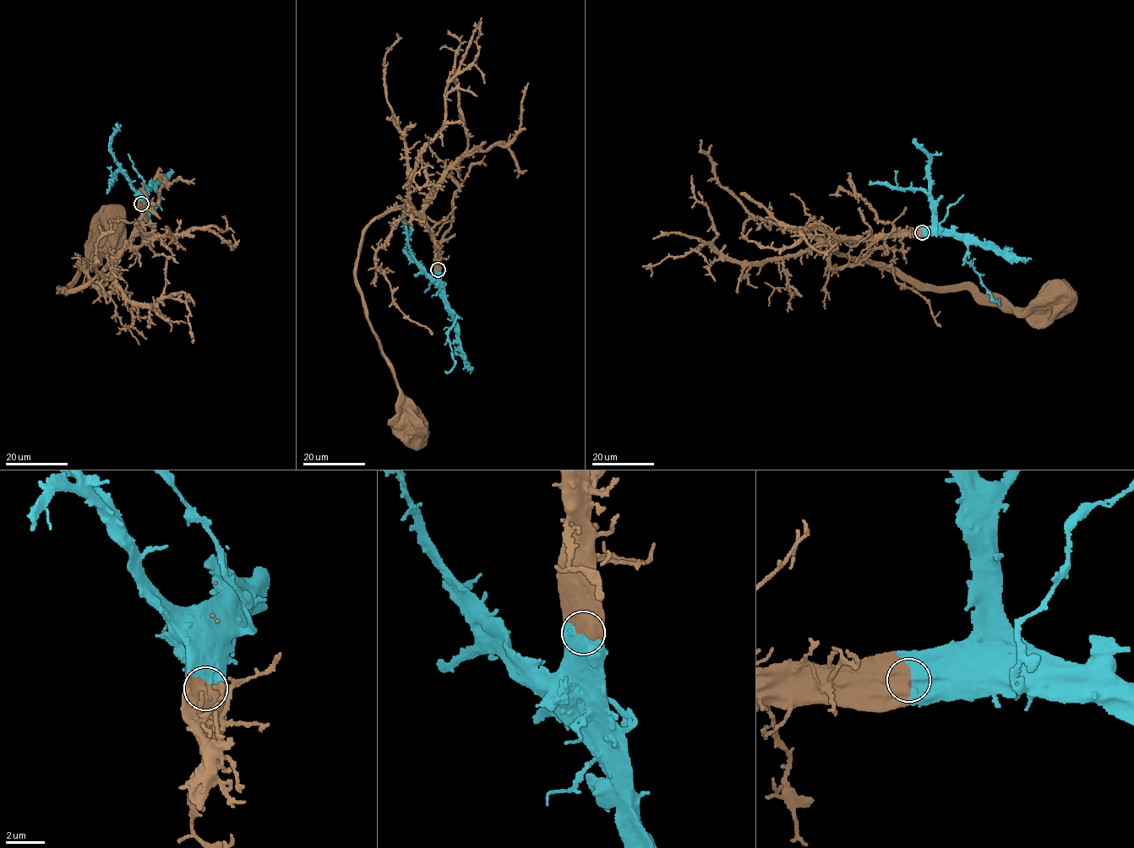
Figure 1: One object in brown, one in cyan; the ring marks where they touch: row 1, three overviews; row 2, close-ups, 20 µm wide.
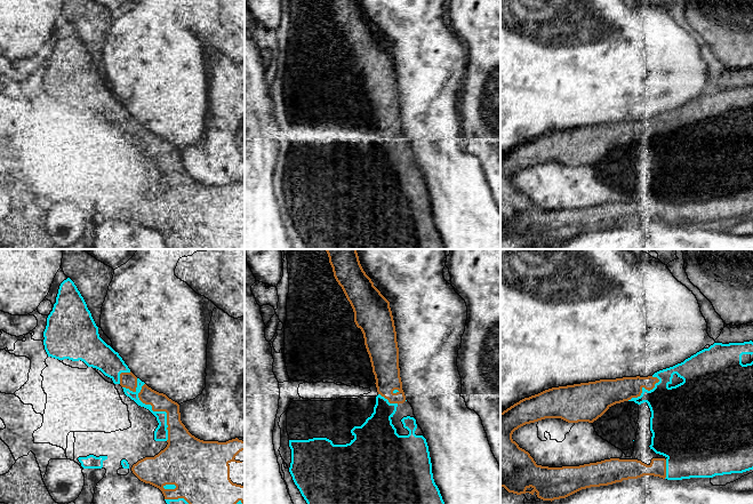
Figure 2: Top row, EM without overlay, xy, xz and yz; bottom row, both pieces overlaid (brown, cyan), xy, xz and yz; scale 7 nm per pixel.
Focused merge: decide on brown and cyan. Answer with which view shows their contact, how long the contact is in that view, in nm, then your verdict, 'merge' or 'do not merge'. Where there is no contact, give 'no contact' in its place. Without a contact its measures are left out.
xy | 440 nm | merge

